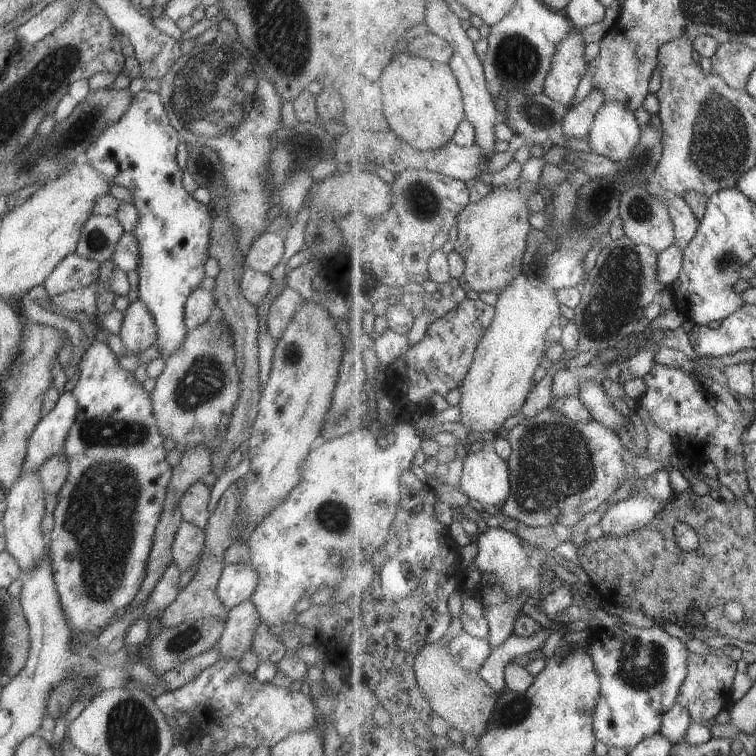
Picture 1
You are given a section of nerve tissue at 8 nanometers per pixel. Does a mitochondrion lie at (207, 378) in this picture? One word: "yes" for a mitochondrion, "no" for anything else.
yes

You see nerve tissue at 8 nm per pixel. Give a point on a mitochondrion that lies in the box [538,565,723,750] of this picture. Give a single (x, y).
(643, 673)

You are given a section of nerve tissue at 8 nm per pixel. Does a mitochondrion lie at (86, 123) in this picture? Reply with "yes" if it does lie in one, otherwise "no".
yes

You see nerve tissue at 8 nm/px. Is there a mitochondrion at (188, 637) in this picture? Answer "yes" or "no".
yes

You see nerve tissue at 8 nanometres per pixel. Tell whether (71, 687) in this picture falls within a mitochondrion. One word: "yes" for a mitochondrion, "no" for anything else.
yes

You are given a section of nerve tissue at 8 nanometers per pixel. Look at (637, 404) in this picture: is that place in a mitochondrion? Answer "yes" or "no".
no

